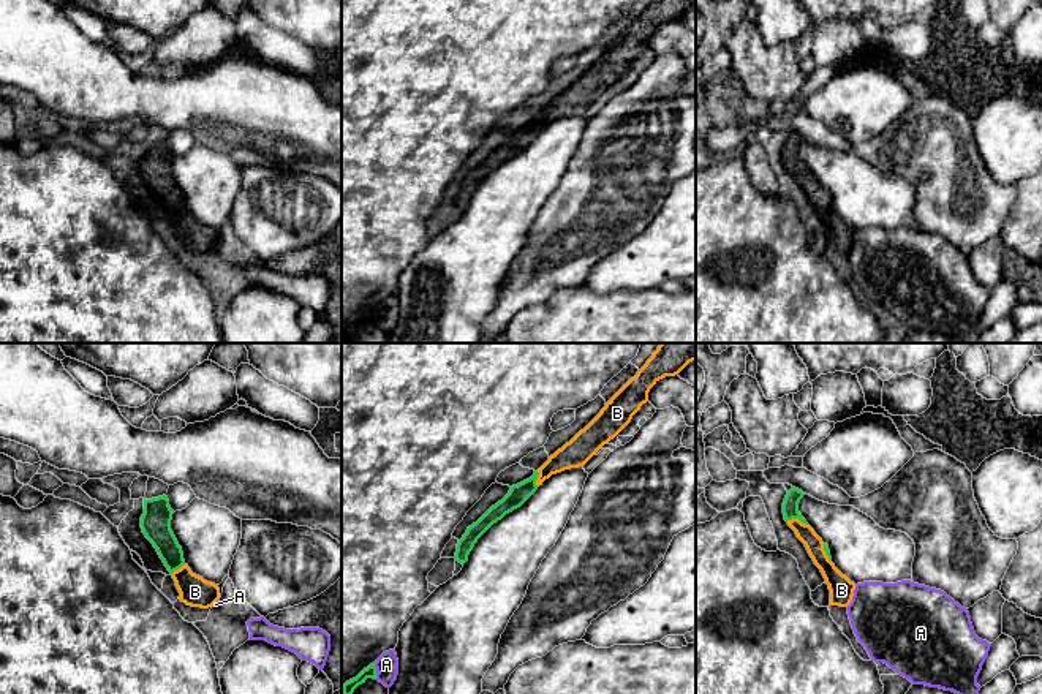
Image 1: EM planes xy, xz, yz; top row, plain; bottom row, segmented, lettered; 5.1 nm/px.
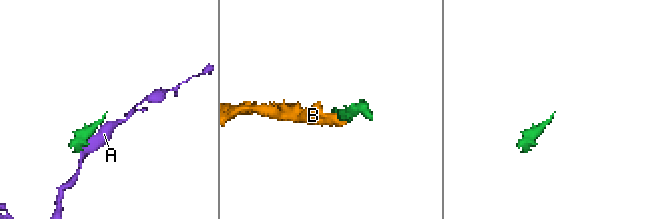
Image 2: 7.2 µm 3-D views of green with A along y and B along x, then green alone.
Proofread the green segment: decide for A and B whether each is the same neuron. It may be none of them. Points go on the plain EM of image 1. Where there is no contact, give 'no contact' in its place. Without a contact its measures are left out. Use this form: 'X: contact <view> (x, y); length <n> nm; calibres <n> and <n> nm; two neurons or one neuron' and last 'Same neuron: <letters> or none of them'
A: contact xz (375, 316); length 100 nm; calibres 60 and 110 nm; two neurons
B: contact yz (797, 163); length 110 nm; calibres 80 and 90 nm; one neuron
Same neuron: B

